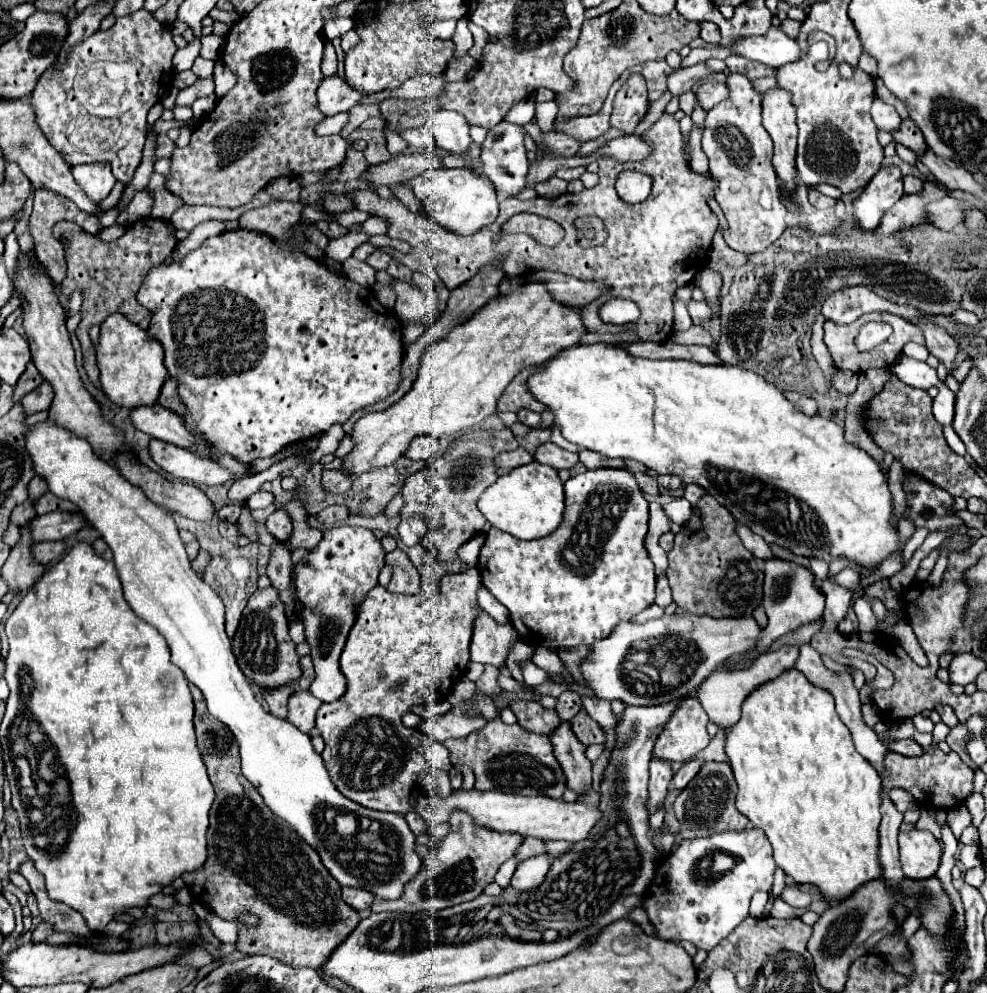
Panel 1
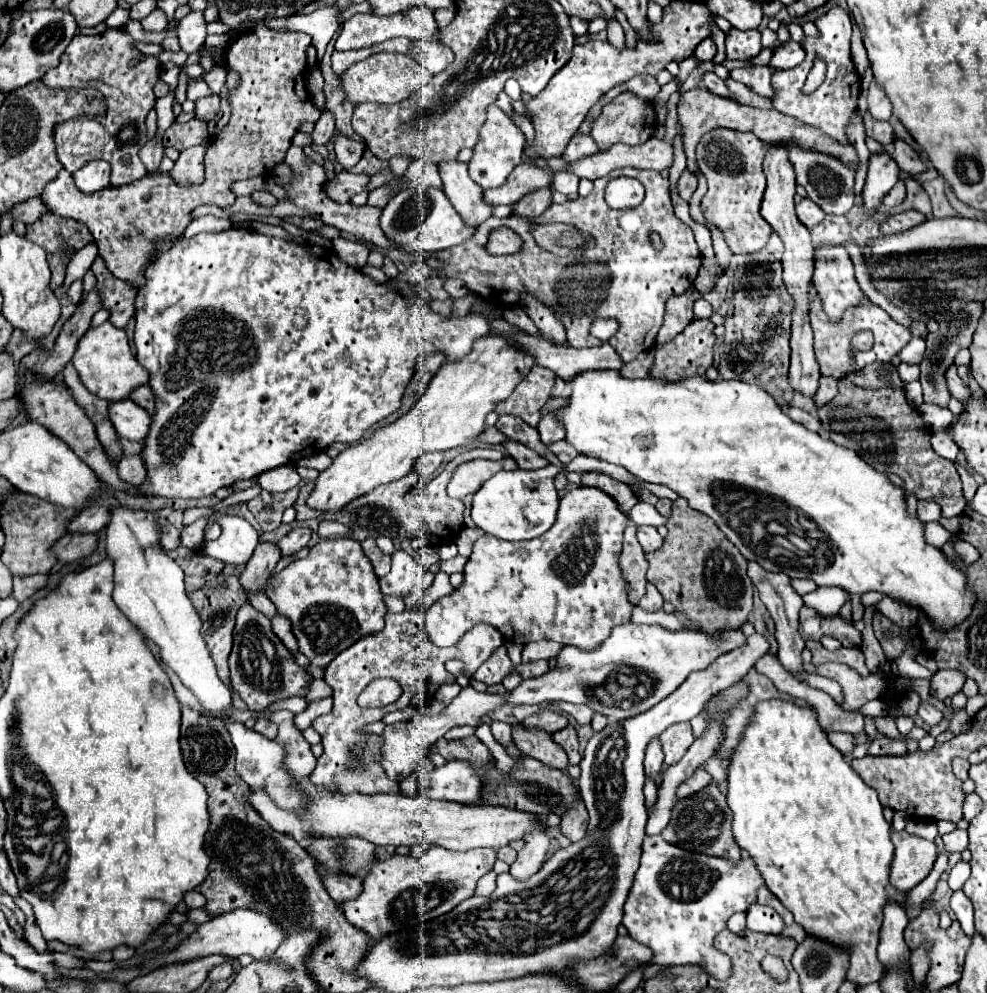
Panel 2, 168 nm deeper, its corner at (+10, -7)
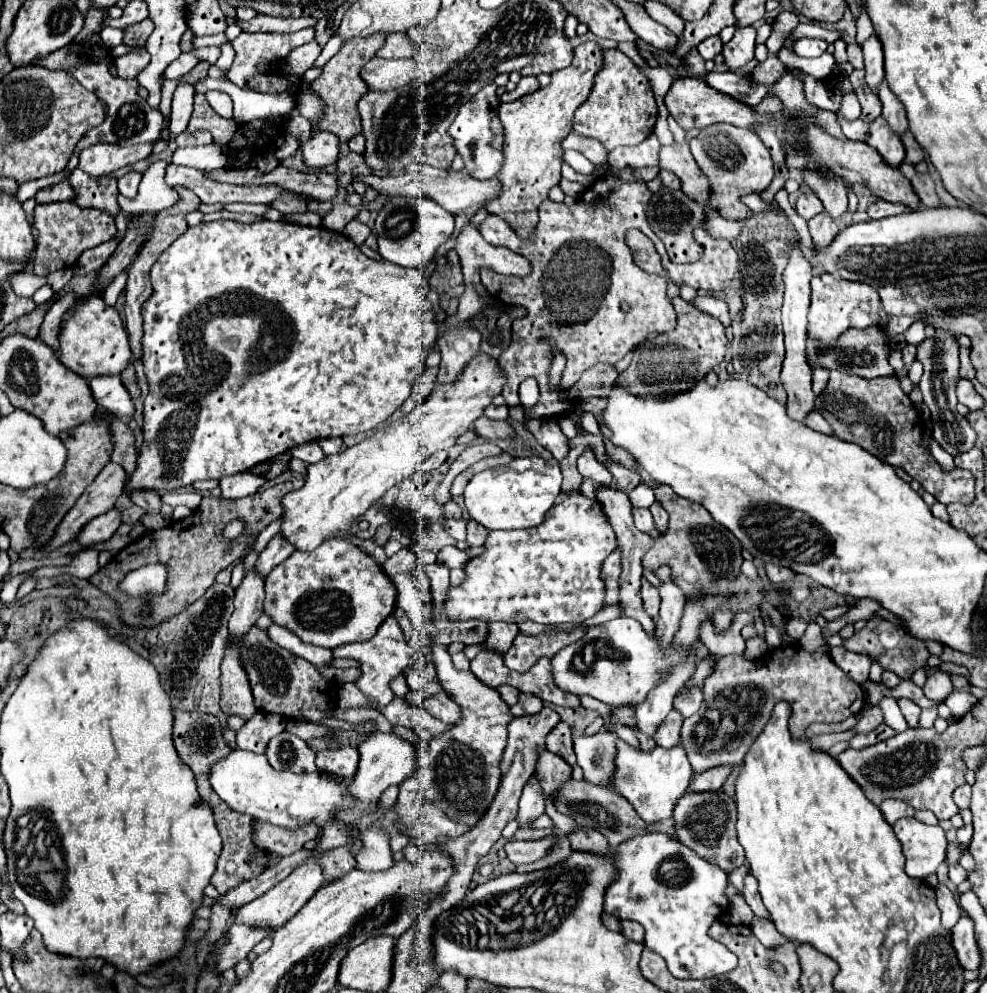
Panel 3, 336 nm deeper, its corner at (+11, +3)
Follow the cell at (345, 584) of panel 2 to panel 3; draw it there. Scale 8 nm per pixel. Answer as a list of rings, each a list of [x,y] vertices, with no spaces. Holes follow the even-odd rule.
[[[327,539],[313,551],[295,551],[267,575],[265,593],[263,607],[265,613],[273,617],[273,623],[287,627],[305,643],[325,649],[371,639],[383,619],[395,611],[395,587],[389,583],[387,573],[375,563],[371,555],[363,553],[345,539]]]

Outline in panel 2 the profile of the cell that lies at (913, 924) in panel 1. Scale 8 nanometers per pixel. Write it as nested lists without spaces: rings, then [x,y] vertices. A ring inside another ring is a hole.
[[[940,853],[940,857],[934,863],[934,869],[930,871],[930,875],[922,883],[918,883],[912,891],[908,891],[908,899],[906,899],[908,901],[908,911],[906,913],[908,913],[910,919],[920,915],[920,911],[924,907],[924,899],[928,899],[934,893],[936,883],[938,883],[938,879],[940,879],[940,875],[944,873],[946,867],[948,867],[948,857],[944,853]]]

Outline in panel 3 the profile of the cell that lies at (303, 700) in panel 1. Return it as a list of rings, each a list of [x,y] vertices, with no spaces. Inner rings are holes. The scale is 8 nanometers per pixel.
[[[279,733],[275,739],[269,741],[265,751],[269,763],[277,769],[289,769],[293,773],[305,773],[315,771],[315,753],[311,747],[293,733]]]

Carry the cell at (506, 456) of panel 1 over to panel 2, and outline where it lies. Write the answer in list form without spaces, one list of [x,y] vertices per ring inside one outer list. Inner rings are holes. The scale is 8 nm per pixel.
[[[504,457],[502,461],[476,459],[470,463],[464,463],[456,469],[452,481],[448,483],[448,495],[454,499],[464,499],[466,495],[476,493],[482,487],[482,483],[488,481],[500,469],[514,471],[514,469],[518,469],[518,465],[512,457]]]

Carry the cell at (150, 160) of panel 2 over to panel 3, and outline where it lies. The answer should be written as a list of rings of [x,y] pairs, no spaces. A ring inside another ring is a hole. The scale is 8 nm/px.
[[[155,141],[139,143],[139,145],[131,145],[131,147],[117,147],[117,145],[103,145],[103,143],[93,145],[93,147],[87,147],[85,151],[79,153],[79,169],[85,171],[89,177],[103,177],[103,175],[109,175],[121,167],[127,167],[127,165],[133,165],[137,161],[147,159],[153,153],[153,145],[155,145]]]

